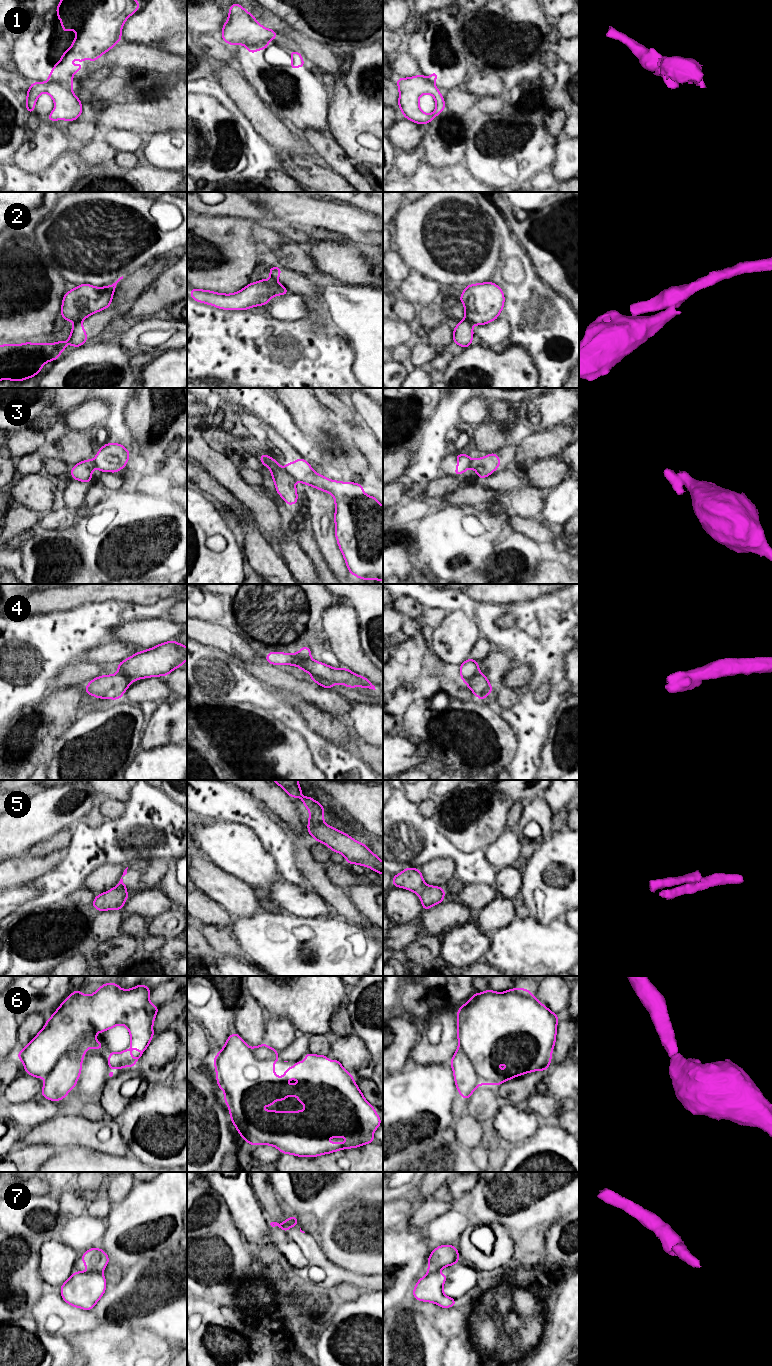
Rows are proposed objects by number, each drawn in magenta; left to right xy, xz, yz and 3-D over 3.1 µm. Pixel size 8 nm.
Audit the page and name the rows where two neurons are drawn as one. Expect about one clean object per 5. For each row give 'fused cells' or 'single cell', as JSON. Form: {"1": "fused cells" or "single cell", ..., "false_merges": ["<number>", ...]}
{"1": "fused cells", "2": "fused cells", "3": "fused cells", "4": "fused cells", "5": "fused cells", "6": "fused cells", "7": "fused cells", "false_merges": ["1", "2", "3", "4", "5", "6", "7"]}

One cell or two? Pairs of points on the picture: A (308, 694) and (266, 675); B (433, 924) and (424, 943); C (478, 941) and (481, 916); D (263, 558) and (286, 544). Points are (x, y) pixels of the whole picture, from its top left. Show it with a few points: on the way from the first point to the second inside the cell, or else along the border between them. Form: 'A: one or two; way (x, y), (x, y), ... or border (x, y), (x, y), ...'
A: one; way (298, 686), (276, 677)
B: two; border (421, 933), (436, 935), (441, 938)
C: two; border (474, 918), (477, 926), (488, 935)
D: two; border (281, 557), (292, 573)

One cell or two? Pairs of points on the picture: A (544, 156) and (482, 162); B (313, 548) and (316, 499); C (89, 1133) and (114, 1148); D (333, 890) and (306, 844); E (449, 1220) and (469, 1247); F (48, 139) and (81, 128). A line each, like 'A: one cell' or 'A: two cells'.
A: one cell
B: two cells
C: one cell
D: one cell
E: two cells
F: two cells

